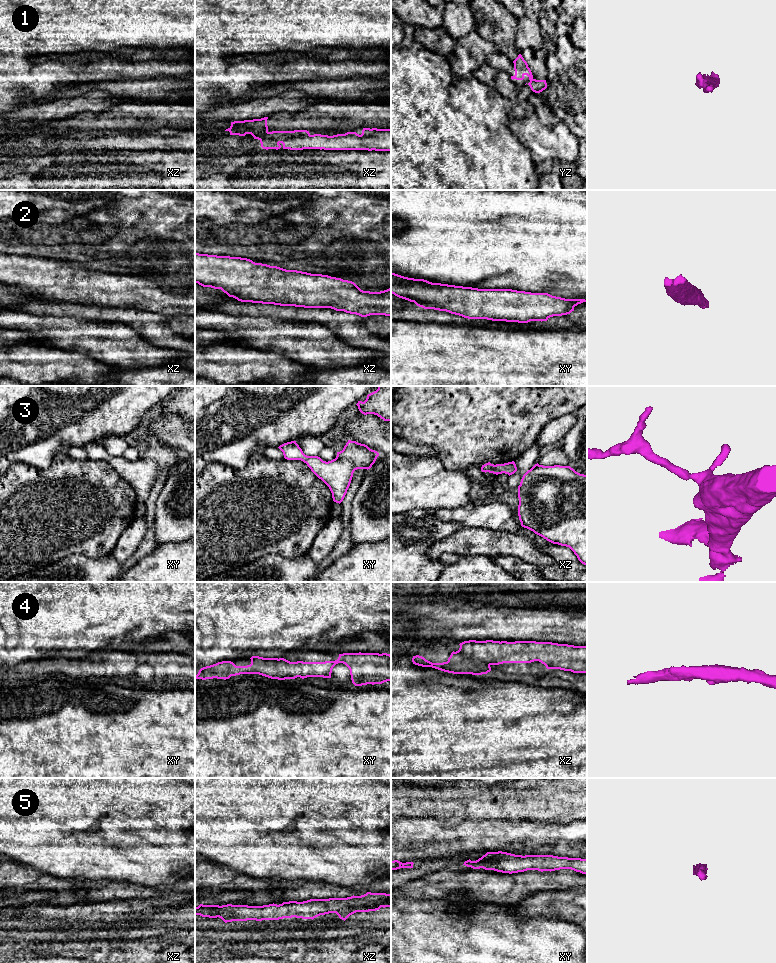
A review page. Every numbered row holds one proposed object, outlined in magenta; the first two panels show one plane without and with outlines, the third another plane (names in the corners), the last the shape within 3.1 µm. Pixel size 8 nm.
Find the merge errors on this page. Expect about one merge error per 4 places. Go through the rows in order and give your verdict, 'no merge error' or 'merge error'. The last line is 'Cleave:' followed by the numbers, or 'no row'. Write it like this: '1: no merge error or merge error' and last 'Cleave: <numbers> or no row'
1: merge error
2: no merge error
3: no merge error
4: no merge error
5: no merge error
Cleave: 1

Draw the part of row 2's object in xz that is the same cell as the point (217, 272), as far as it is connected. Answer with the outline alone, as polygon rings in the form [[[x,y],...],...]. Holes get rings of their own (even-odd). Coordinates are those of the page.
[[[195,253],[195,283],[203,287],[221,289],[229,297],[241,302],[331,308],[361,317],[391,316],[391,288],[380,292],[363,291],[352,281],[328,275],[286,270],[255,263],[247,258]]]

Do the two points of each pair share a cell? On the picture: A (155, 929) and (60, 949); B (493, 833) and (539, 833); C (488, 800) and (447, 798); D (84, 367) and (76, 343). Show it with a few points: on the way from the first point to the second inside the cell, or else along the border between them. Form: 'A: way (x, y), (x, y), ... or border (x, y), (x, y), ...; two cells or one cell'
A: border (130, 939), (85, 939), (83, 941); two cells
B: way (504, 833), (528, 833); one cell
C: way (478, 800), (457, 798); one cell
D: border (56, 347), (62, 350), (83, 352), (101, 361); two cells

